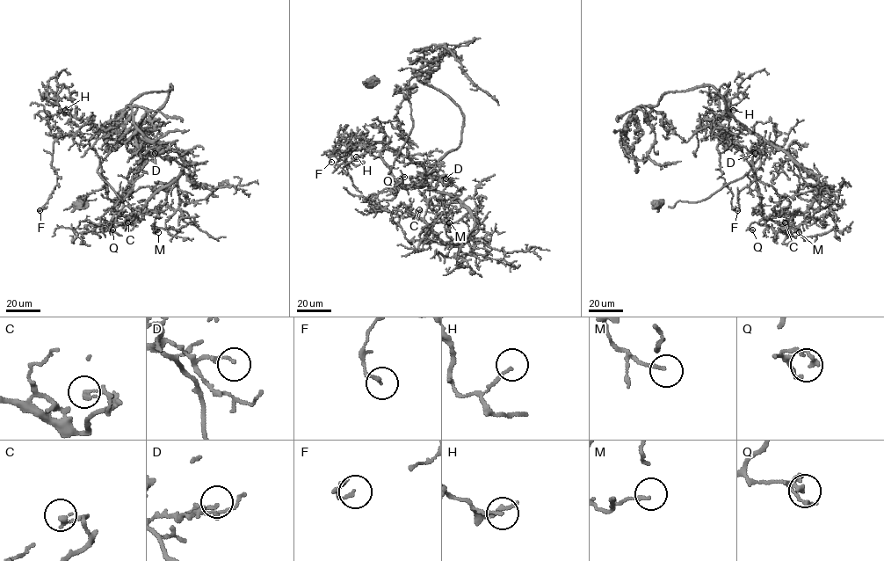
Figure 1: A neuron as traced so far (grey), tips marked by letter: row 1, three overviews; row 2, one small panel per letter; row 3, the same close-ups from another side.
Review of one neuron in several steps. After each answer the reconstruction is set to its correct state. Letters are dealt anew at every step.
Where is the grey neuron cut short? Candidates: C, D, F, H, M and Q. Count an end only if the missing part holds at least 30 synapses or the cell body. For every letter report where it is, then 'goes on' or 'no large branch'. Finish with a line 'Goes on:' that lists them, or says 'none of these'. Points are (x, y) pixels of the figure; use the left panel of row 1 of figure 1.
C: place (127, 222); no large branch
D: place (155, 153); no large branch
F: place (39, 210); no large branch
H: place (65, 110); no large branch
M: place (158, 232); no large branch
Q: place (112, 229); no large branch
Goes on: none of these

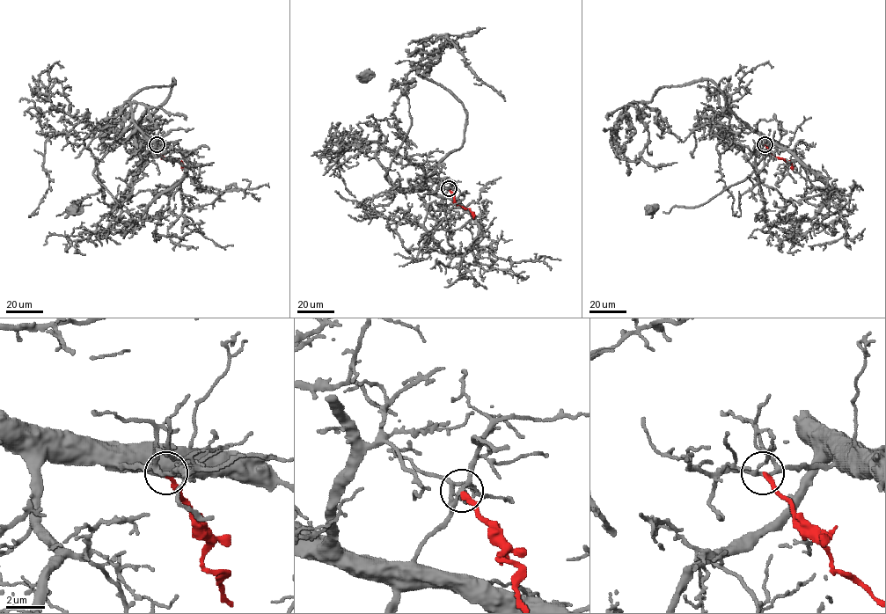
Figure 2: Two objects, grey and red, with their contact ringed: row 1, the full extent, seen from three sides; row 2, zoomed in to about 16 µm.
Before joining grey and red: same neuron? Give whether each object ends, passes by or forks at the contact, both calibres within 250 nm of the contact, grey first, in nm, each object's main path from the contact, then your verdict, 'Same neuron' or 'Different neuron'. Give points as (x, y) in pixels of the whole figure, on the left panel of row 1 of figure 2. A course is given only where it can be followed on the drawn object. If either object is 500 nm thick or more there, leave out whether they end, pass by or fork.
At the ring grey forks. At the ring red ends. Thickness 160 nm (grey) against 220 nm. Course of grey: (157, 144), (142, 142), (135, 137), (121, 142), (97, 164), (95, 177), (120, 205), (112, 213), (72, 208). Course of red: (157, 144), (164, 157), (177, 159), (182, 170). Different neuron

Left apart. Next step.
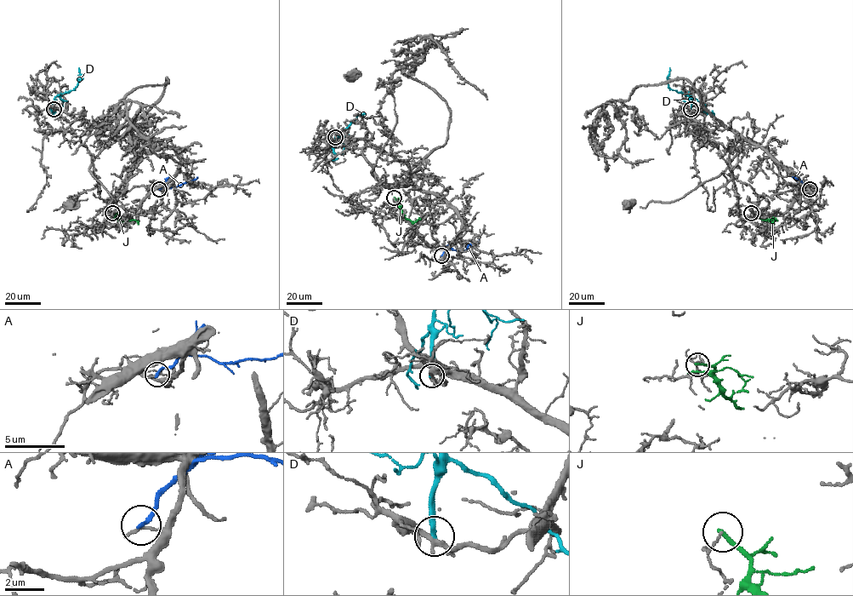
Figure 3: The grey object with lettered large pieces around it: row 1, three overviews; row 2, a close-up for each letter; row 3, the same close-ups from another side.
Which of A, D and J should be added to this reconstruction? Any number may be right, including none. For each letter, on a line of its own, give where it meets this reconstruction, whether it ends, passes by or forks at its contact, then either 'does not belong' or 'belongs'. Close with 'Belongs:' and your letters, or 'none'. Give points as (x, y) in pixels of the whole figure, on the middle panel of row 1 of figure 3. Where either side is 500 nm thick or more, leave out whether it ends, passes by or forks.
A: meets grey at (441, 255); it ends there; does not belong
D: meets grey at (335, 137); it ends there; does not belong
J: meets grey at (394, 197); it ends there; does not belong
Belongs: none

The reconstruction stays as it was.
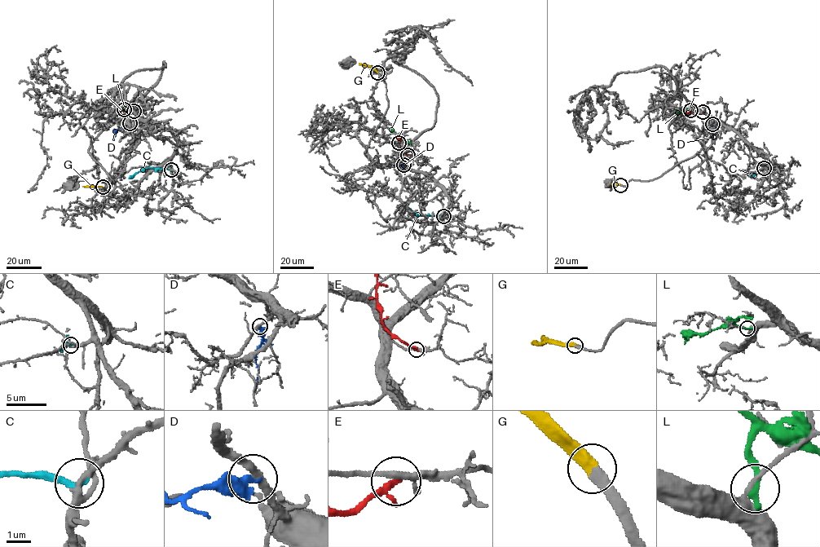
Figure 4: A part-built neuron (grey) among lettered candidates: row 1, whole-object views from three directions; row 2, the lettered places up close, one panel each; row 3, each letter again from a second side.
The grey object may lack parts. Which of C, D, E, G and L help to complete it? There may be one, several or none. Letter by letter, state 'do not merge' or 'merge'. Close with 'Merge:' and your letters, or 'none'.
C: do not merge
D: do not merge
E: do not merge
G: merge
L: do not merge
Merge: G

